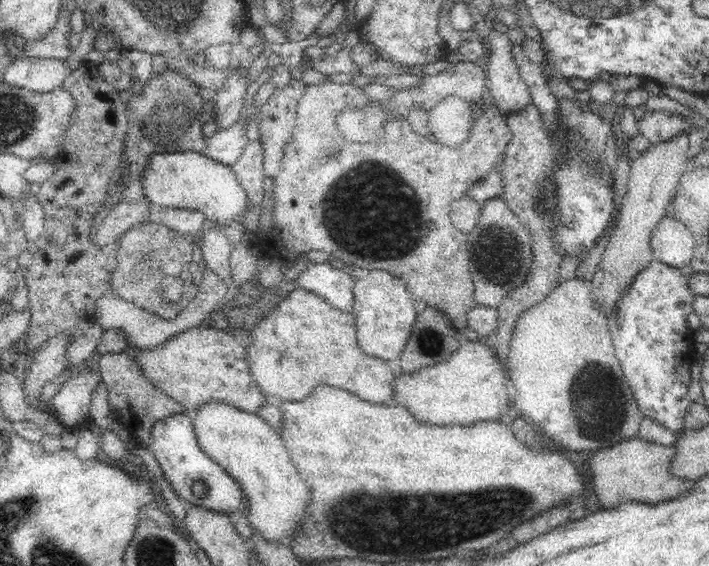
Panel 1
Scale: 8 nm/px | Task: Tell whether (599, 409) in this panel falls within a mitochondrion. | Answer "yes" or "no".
yes

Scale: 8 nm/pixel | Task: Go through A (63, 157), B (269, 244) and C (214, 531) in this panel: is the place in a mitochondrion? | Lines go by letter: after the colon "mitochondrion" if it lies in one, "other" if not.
A: other
B: other
C: other

